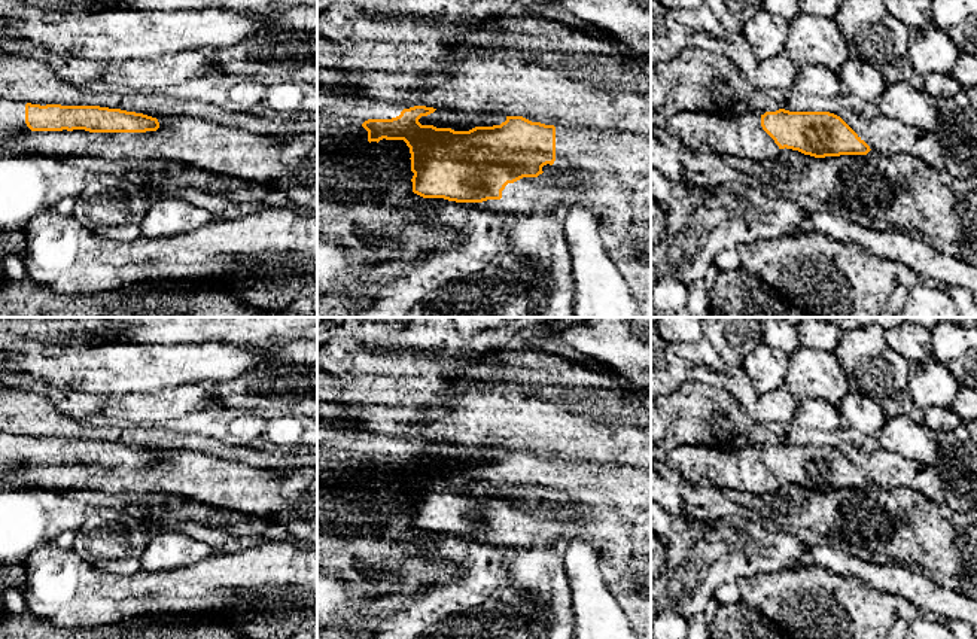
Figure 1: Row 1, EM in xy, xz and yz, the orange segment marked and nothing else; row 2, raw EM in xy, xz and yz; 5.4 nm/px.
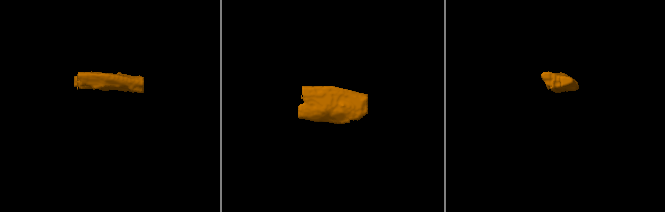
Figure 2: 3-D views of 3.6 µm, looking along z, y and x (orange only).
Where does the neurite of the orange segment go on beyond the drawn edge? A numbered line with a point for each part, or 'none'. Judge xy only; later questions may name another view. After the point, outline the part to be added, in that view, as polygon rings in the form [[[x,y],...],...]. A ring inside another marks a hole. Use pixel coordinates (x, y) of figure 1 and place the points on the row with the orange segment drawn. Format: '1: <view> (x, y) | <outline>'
1: xy (12, 115) | [[[0,100],[0,142],[19,131],[28,131],[25,124],[25,104]]]

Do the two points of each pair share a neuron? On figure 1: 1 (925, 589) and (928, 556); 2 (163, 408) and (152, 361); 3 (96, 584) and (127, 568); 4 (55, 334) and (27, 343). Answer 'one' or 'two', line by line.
1: two
2: two
3: two
4: one

